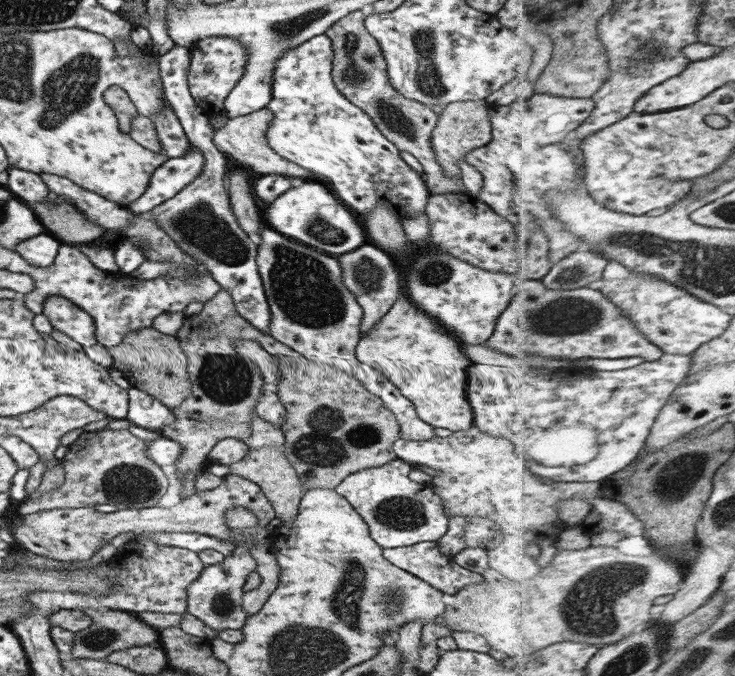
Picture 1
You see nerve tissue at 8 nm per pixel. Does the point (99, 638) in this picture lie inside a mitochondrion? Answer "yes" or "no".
yes

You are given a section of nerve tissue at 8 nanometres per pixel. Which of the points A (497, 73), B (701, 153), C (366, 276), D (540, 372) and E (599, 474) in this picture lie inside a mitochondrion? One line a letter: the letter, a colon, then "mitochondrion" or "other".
A: other
B: other
C: mitochondrion
D: other
E: other

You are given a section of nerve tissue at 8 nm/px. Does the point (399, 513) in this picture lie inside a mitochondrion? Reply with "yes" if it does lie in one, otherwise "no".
yes

